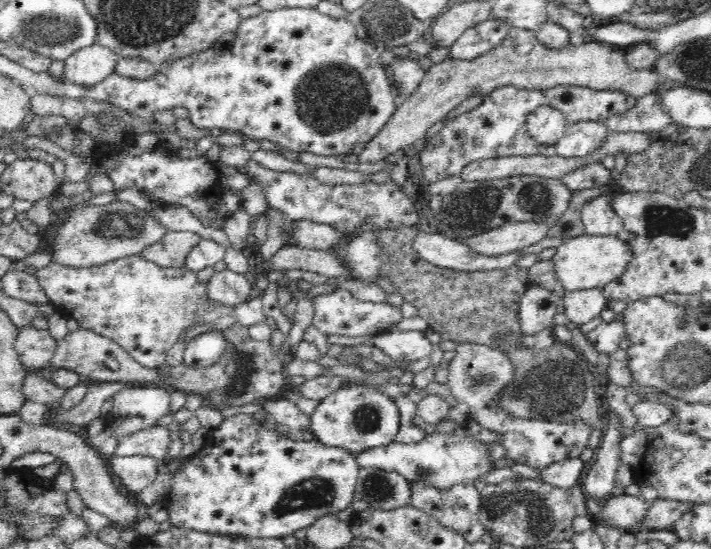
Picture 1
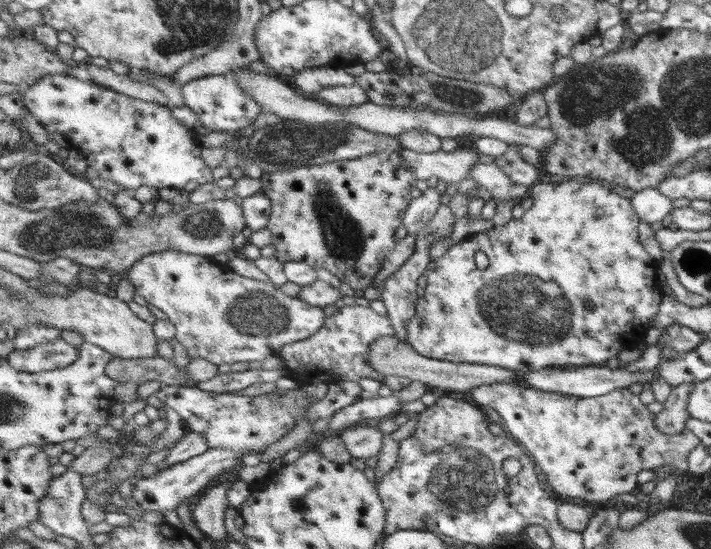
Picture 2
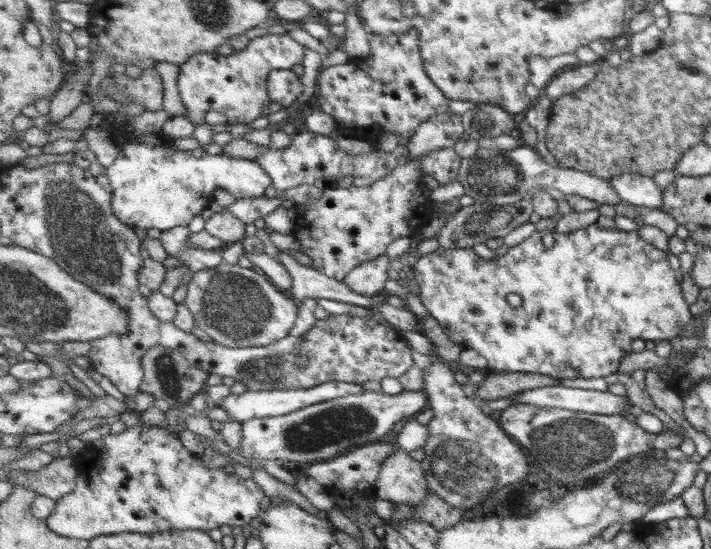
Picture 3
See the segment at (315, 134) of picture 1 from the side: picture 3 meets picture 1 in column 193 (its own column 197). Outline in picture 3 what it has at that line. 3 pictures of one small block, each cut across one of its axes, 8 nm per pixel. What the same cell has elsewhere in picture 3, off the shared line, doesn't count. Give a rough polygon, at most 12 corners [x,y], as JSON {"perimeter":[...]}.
{"perimeter":[[289,32],[255,37],[180,66],[193,125],[271,114],[271,71],[302,64]]}

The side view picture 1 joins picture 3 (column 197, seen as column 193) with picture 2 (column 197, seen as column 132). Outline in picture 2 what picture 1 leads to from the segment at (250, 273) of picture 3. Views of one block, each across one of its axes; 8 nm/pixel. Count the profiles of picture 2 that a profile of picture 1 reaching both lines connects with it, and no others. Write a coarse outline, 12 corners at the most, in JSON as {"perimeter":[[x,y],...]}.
{"perimeter":[[163,250],[129,273],[188,356],[263,361],[323,309],[211,257]]}

